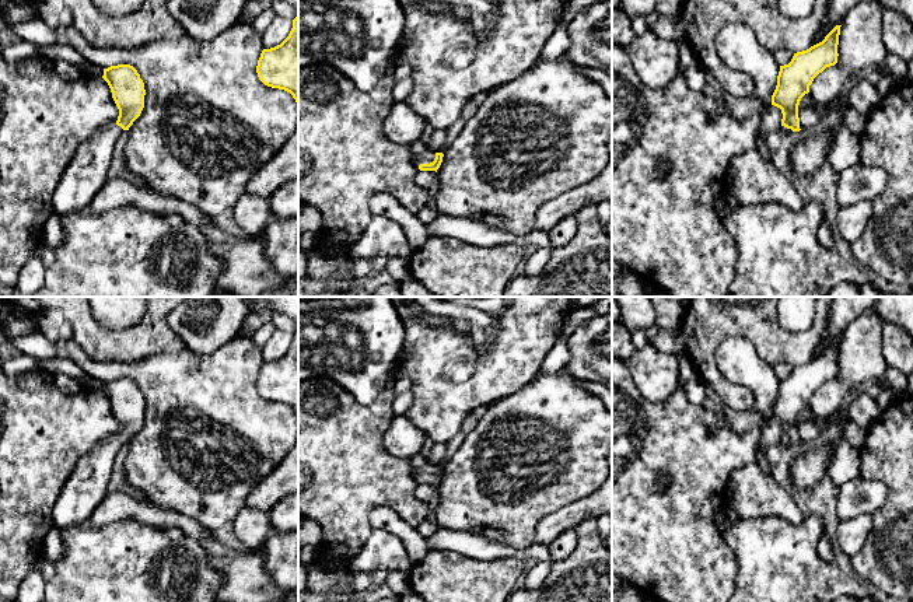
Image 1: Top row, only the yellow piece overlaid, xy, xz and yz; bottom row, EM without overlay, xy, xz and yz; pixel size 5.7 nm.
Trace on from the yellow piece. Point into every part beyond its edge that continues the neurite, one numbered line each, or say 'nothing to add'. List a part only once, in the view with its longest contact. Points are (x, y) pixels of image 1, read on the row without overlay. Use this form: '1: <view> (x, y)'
1: xz (422, 468)

